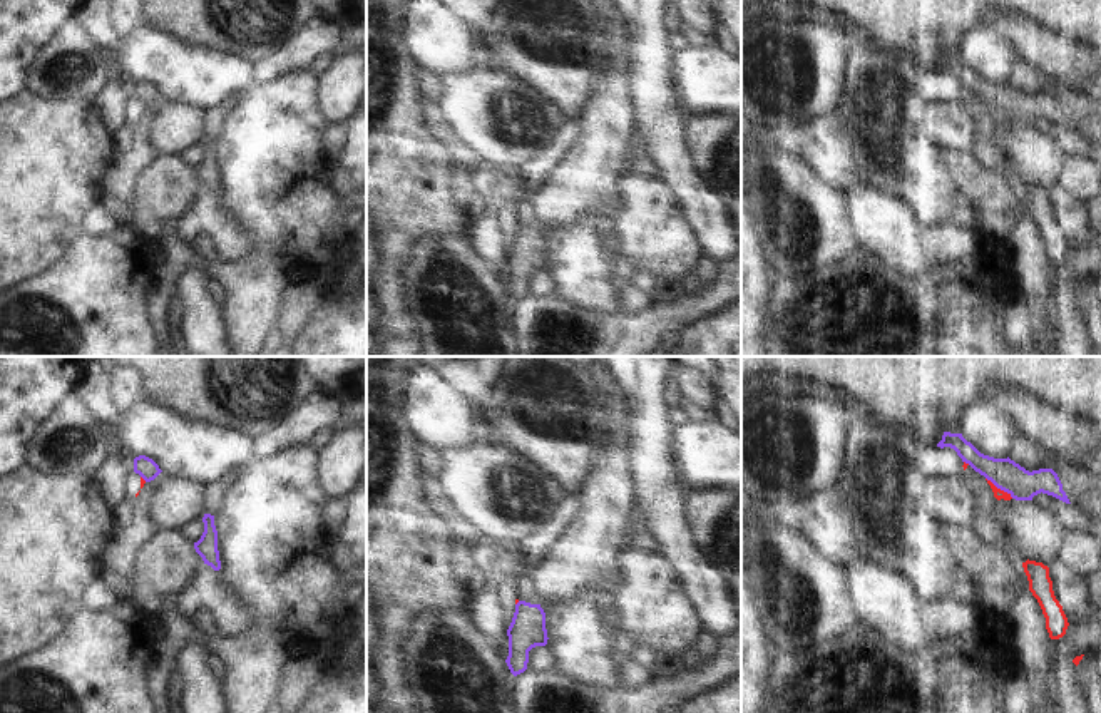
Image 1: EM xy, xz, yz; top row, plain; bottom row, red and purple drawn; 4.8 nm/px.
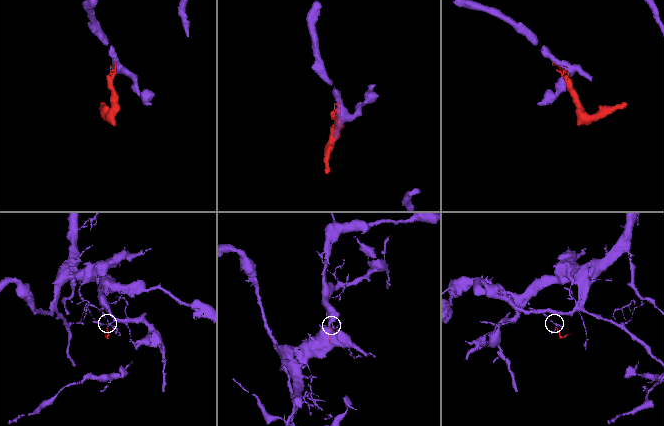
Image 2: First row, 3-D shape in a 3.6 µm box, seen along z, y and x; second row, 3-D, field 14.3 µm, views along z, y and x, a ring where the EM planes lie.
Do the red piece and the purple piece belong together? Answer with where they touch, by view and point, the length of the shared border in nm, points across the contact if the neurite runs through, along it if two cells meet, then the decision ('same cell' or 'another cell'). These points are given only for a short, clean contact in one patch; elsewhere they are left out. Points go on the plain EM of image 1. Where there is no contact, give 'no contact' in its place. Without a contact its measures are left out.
meets red in yz at (999, 114); contact 170 nm long; border along yz (986, 102), (1013, 123); another cell

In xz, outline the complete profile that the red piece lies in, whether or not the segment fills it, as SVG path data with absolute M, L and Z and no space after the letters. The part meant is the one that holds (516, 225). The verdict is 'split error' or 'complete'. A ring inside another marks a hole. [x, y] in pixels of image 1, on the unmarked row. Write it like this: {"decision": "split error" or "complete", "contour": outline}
{"decision": "split error", "contour": "M567 119L556 131L556 136L545 147L539 149L524 164L520 164L520 167L519 167L519 179L520 179L519 194L514 199L497 206L499 226L504 234L505 256L509 254L509 251L512 248L512 243L515 238L515 229L519 228L515 216L514 216L519 201L525 199L527 196L530 196L535 189L539 189L542 186L547 174L556 167L559 159L571 147L577 132L579 132L577 124L571 119Z"}

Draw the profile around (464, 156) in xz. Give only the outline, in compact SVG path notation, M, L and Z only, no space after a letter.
M420 95L422 122L428 134L442 142L443 149L448 152L453 162L462 169L472 172L480 162L479 157L469 146L465 146L458 136L452 131L447 121L442 117L437 104L430 102L427 97Z

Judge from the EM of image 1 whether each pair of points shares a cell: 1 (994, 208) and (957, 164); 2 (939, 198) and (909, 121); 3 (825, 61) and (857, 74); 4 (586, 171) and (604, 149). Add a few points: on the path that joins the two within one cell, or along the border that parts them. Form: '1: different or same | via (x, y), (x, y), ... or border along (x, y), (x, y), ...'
1: same | via (991, 198), (967, 174)
2: same | via (921, 179), (909, 168), (909, 139)
3: different | border along (850, 47), (845, 57), (845, 82), (837, 107)
4: same | via (589, 166), (599, 154)

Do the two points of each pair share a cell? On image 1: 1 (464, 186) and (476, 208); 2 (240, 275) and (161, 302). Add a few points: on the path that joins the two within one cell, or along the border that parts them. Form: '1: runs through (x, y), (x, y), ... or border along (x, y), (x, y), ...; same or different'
1: runs through (464, 191), (471, 203); same
2: runs through (216, 271), (201, 261), (183, 261), (166, 278); same

